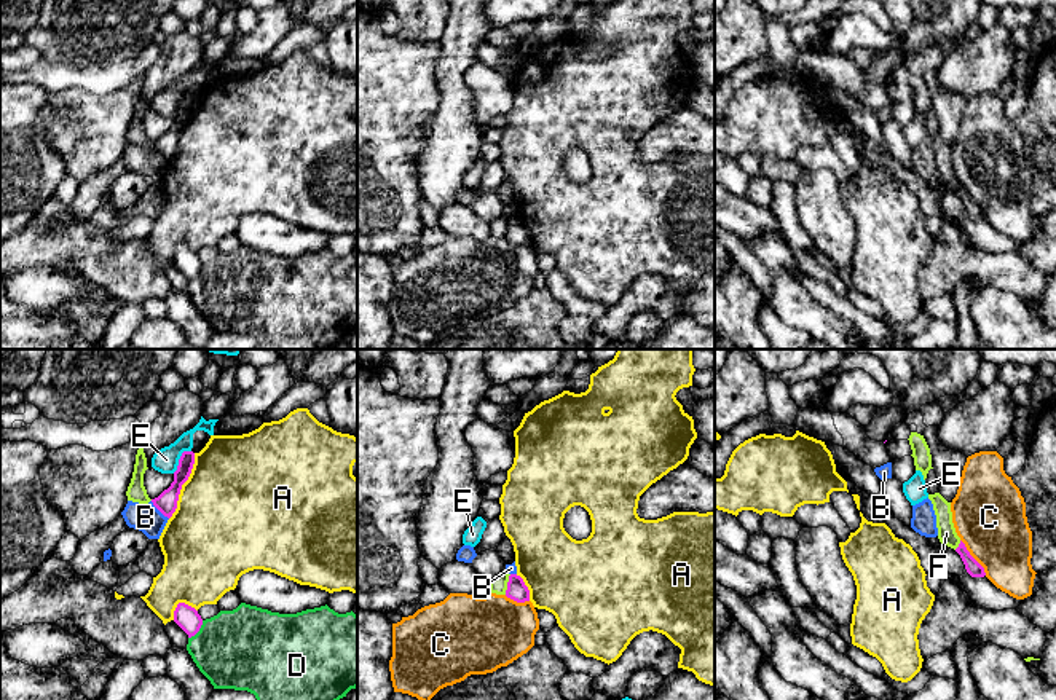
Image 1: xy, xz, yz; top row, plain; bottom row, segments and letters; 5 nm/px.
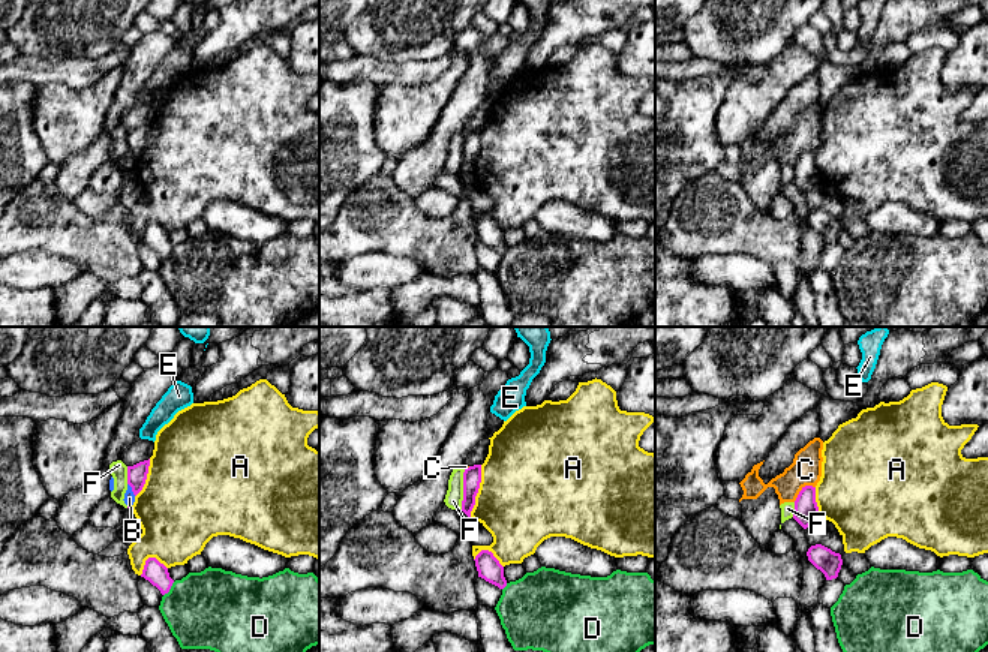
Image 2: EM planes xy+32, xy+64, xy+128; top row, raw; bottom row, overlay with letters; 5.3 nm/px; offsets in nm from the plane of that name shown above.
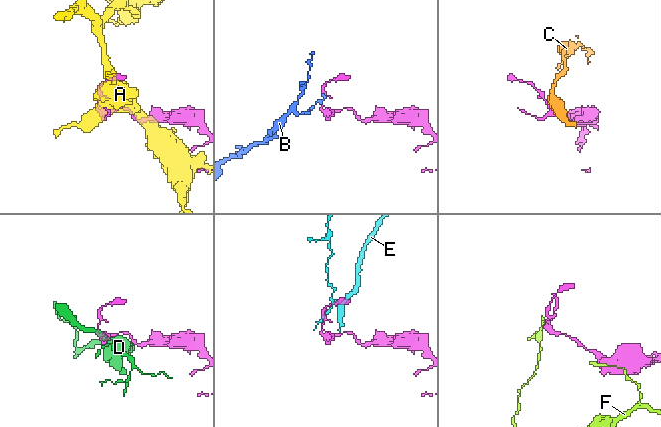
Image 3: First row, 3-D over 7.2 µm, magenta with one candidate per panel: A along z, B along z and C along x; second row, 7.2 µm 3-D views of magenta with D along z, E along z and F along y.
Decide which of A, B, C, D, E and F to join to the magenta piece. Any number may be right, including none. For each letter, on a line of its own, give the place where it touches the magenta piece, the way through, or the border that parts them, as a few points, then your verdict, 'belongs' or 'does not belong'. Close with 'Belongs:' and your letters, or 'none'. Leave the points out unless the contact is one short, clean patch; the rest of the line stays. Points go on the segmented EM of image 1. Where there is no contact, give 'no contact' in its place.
A: xy (181, 487) | does not belong
B: xy (160, 511) | along xy (150, 501), (168, 519) | does not belong
C: yz (972, 557) | does not belong
D: xy (198, 630) | does not belong
E: xy (179, 460) | along xy (190, 450), (181, 455), (179, 464), (173, 472) | does not belong
F: xz (508, 584) | along xz (511, 574), (504, 593) | does not belong
Belongs: none

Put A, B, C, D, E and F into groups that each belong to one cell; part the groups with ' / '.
A / B / C / D / E / F

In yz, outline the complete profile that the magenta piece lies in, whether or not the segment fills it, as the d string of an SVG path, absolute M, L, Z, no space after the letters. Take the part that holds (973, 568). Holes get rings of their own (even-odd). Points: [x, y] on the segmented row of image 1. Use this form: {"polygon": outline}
{"polygon": "M960 541L959 547L956 549L956 552L960 555L967 572L971 577L984 577L984 568L970 555L970 552L967 550L965 544Z"}

